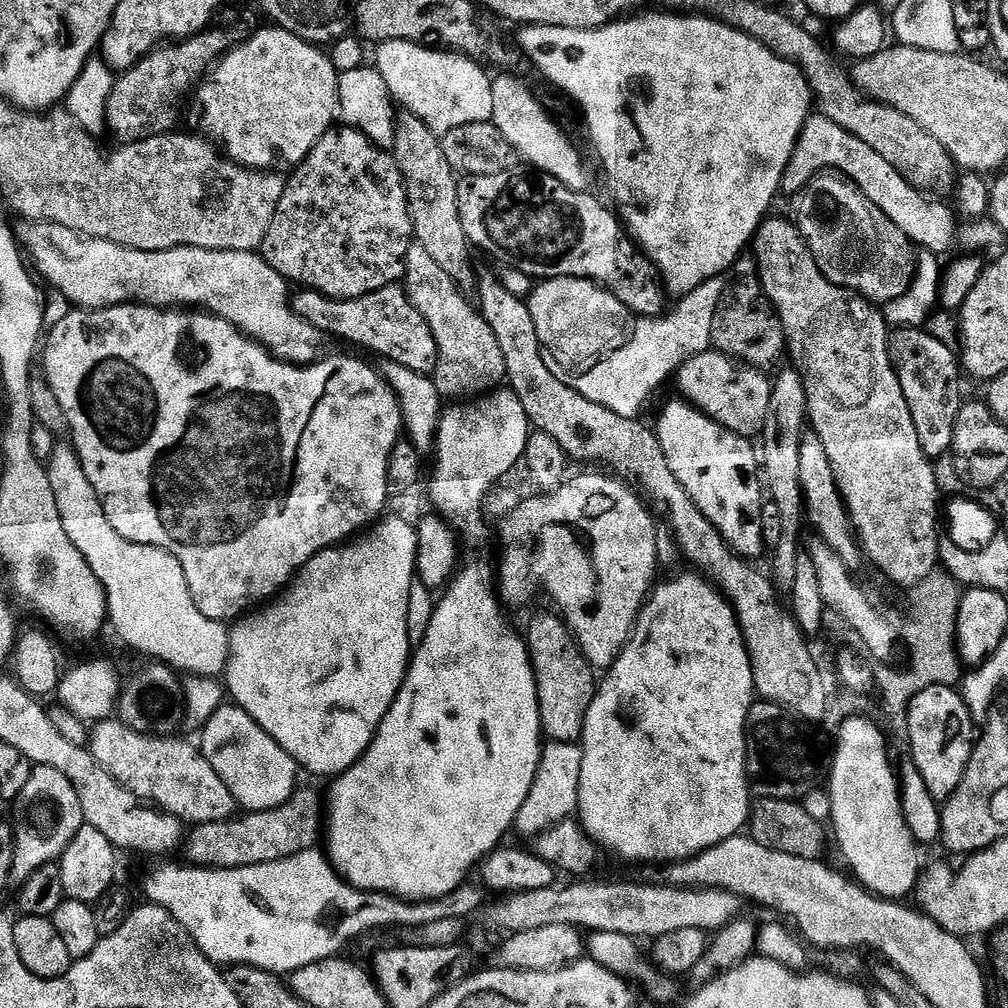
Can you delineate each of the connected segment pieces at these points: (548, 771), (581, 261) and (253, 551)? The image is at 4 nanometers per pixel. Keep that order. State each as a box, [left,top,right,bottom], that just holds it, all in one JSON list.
[[514,742,584,838],[457,170,669,318],[42,304,404,622]]

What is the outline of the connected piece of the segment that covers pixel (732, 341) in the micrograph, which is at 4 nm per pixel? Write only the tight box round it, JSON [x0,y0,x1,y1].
[712,275,785,370]

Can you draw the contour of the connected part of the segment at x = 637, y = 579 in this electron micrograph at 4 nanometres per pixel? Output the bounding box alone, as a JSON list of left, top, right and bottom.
[498,476,658,670]

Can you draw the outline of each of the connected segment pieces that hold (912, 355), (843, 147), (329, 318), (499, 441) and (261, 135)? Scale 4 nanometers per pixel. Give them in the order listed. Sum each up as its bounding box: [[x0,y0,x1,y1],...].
[[888,328,962,458],[781,114,1006,254],[290,284,440,373],[432,390,530,545],[198,26,340,170]]

